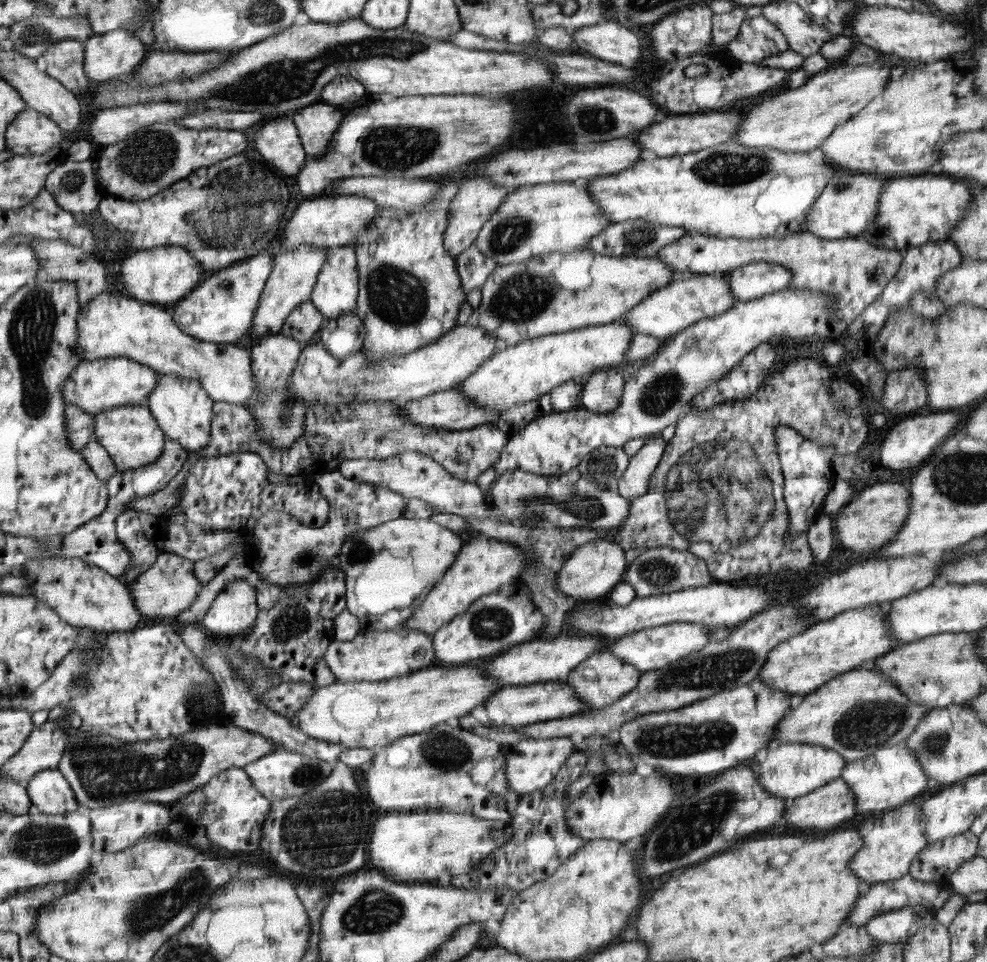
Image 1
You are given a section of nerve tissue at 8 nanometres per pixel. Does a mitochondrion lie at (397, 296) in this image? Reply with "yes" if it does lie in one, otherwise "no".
yes

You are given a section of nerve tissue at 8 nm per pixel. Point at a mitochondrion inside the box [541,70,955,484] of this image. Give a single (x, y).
(722, 169)

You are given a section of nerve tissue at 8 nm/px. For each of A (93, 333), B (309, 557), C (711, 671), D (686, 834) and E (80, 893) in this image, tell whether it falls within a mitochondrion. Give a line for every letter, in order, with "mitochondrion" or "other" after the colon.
A: other
B: mitochondrion
C: mitochondrion
D: mitochondrion
E: other

